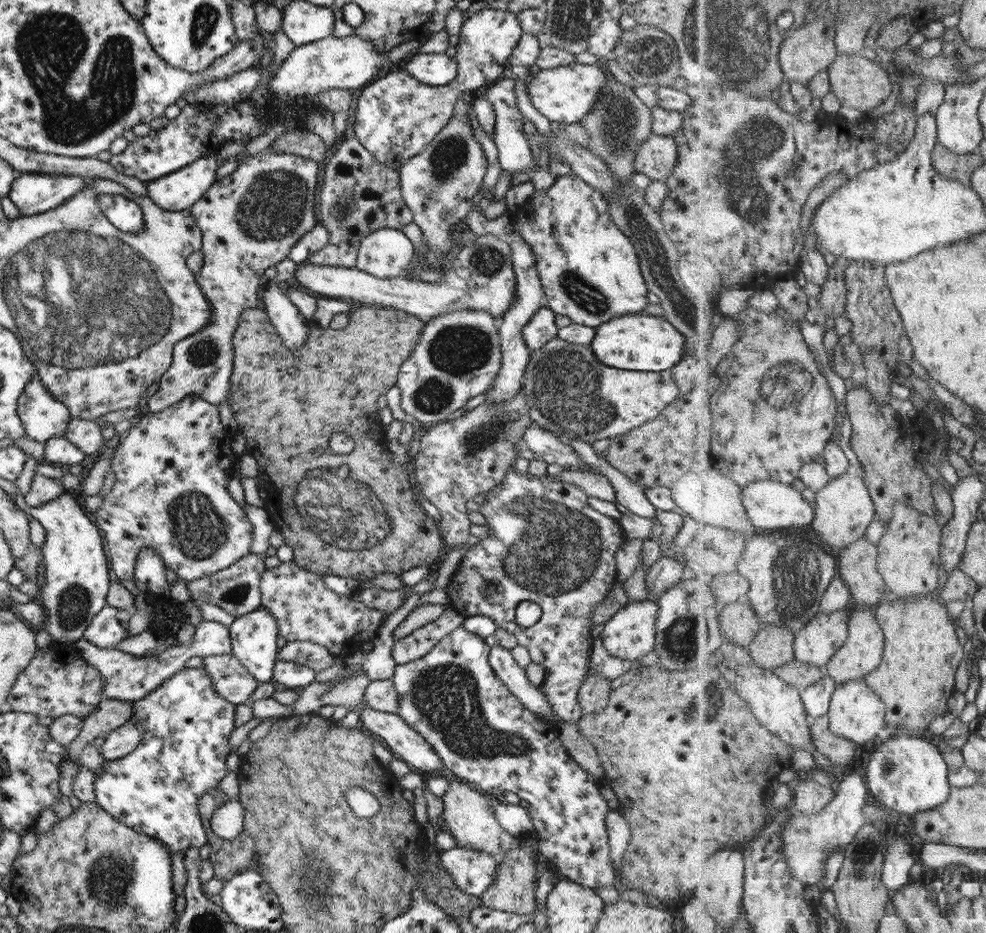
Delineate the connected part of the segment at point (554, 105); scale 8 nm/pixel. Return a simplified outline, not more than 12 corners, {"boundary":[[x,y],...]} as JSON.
{"boundary":[[599,63],[533,70],[531,105],[579,124],[606,84]]}

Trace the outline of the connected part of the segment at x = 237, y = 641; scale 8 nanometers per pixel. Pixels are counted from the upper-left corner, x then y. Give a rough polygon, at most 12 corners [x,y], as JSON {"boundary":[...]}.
{"boundary":[[259,605],[228,627],[230,652],[257,684],[271,679],[280,641]]}

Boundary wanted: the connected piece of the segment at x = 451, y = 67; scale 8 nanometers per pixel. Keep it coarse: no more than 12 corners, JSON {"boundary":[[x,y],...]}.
{"boundary":[[416,52],[402,70],[428,88],[442,88],[456,75],[444,52]]}

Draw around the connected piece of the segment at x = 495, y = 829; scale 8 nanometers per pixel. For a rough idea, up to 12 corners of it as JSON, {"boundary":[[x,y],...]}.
{"boundary":[[459,779],[440,796],[455,847],[499,857],[516,843],[493,802]]}

